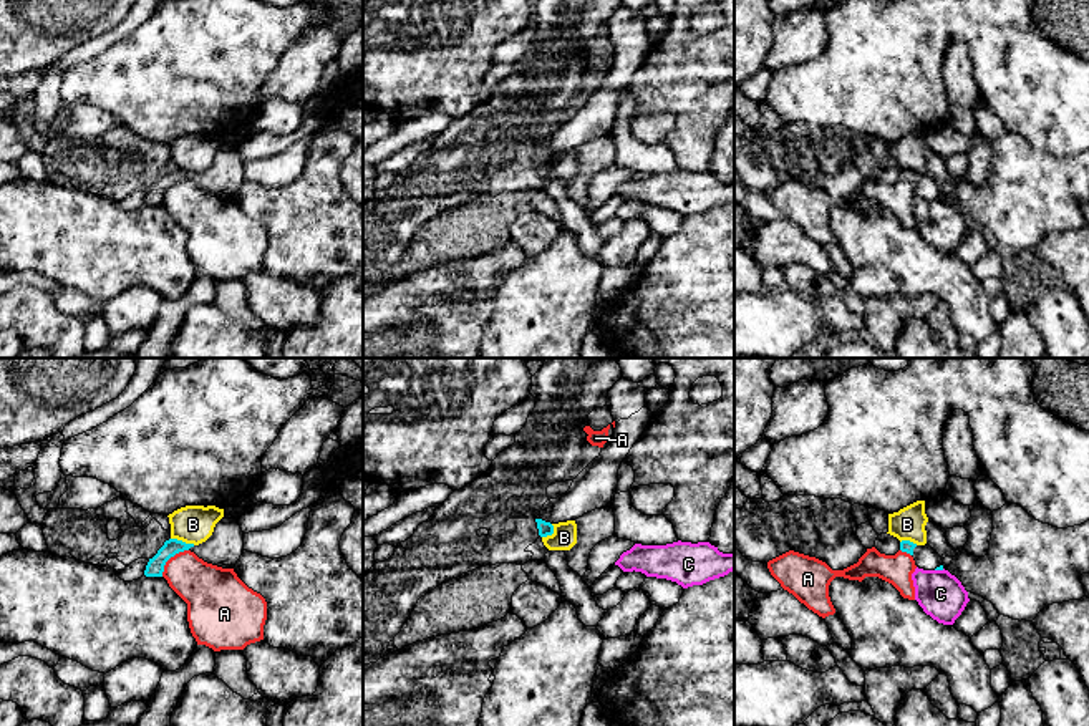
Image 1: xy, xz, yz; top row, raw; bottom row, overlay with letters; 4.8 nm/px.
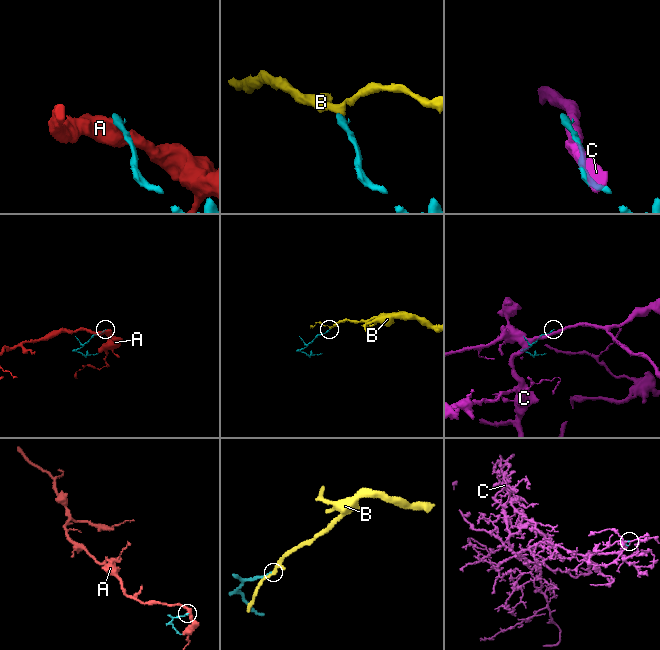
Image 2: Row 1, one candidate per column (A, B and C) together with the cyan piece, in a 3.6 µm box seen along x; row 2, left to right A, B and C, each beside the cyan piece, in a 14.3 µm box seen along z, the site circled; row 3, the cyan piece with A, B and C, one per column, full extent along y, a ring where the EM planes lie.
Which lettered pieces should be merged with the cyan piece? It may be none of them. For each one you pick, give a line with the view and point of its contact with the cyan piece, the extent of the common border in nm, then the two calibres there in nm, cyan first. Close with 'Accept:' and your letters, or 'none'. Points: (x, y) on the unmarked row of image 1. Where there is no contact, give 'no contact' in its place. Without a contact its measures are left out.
Accept: none

